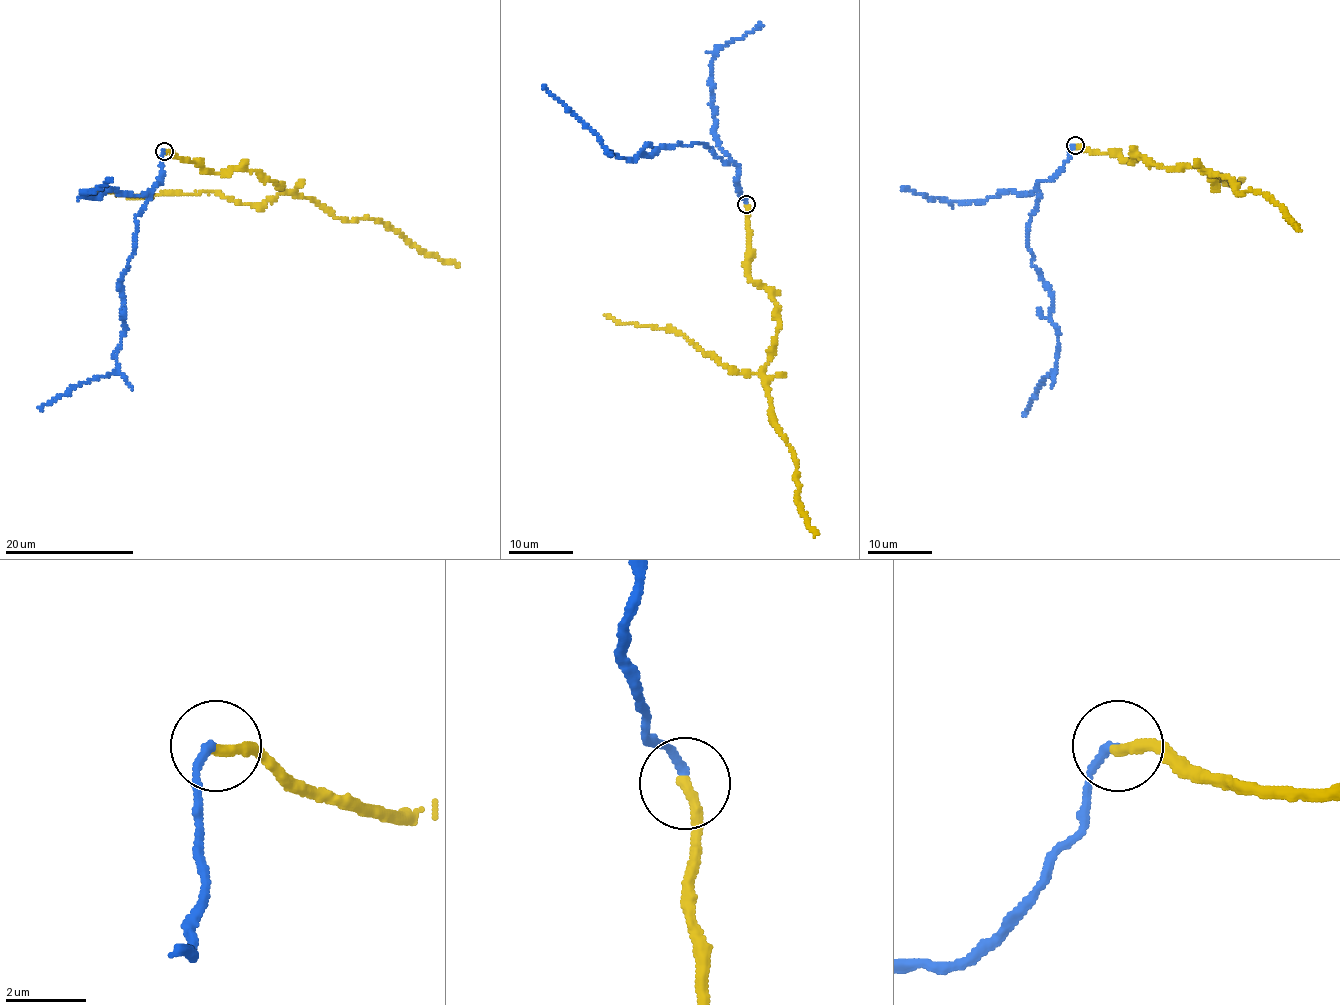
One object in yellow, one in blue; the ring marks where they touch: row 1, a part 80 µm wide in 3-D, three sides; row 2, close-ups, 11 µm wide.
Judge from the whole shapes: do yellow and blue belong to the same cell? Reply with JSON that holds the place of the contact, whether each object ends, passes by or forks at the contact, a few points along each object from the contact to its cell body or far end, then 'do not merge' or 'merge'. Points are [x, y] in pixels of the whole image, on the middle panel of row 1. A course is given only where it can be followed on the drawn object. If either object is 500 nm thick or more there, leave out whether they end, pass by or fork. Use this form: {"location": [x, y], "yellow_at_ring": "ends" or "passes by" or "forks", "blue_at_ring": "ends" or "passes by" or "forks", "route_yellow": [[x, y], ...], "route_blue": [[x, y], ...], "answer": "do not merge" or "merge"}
{"location": [746, 204], "yellow_at_ring": "ends", "blue_at_ring": "ends", "route_yellow": [[745, 203], [748, 274], [770, 294], [779, 321], [763, 371], [769, 408], [795, 458], [797, 500], [816, 534]], "route_blue": [[745, 203], [736, 166], [706, 144], [680, 143], [630, 161], [608, 153], [544, 84]], "answer": "do not merge"}

